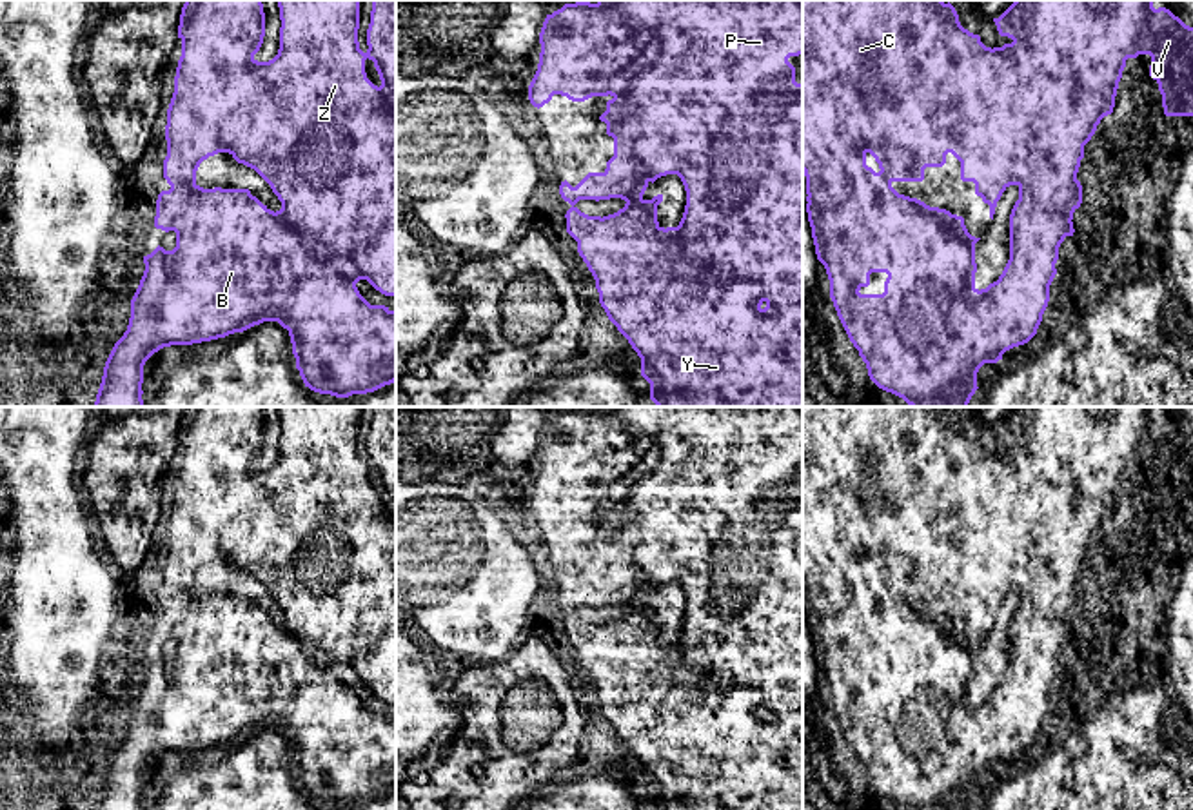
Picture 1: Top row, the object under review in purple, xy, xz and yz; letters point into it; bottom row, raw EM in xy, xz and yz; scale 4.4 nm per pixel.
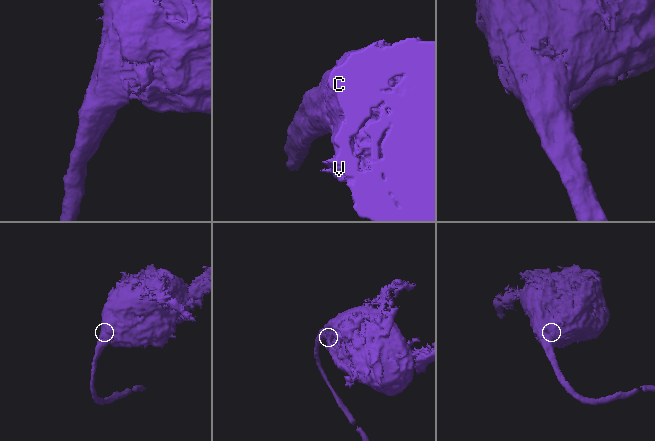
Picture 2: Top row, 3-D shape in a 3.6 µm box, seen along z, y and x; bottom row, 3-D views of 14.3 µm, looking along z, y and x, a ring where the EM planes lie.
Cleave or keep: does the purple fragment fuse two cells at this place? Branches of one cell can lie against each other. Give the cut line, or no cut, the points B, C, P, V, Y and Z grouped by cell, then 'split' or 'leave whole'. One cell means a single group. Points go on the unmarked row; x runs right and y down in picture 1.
no cut; B C P V Y Z; leave whole

